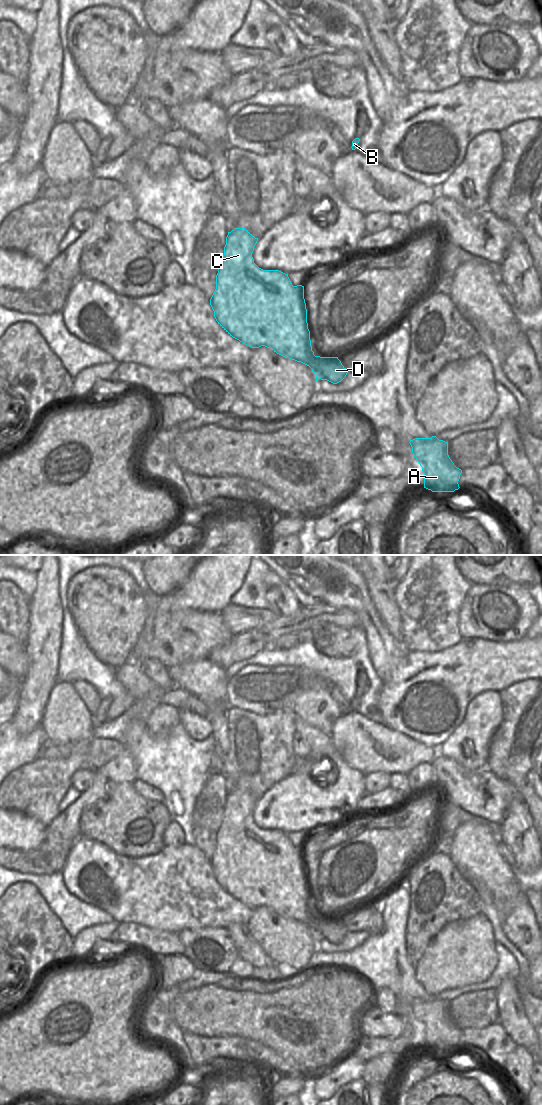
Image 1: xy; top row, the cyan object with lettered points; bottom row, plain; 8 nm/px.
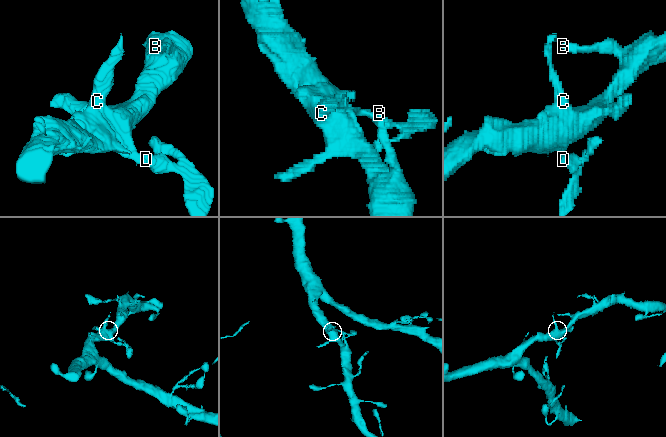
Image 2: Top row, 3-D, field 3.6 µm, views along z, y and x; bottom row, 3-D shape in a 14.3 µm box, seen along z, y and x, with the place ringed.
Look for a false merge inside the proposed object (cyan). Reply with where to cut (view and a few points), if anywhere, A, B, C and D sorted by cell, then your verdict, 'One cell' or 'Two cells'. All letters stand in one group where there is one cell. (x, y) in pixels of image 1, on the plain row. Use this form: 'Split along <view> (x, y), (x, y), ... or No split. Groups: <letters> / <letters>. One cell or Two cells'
No split. Groups: A B C D. One cell

